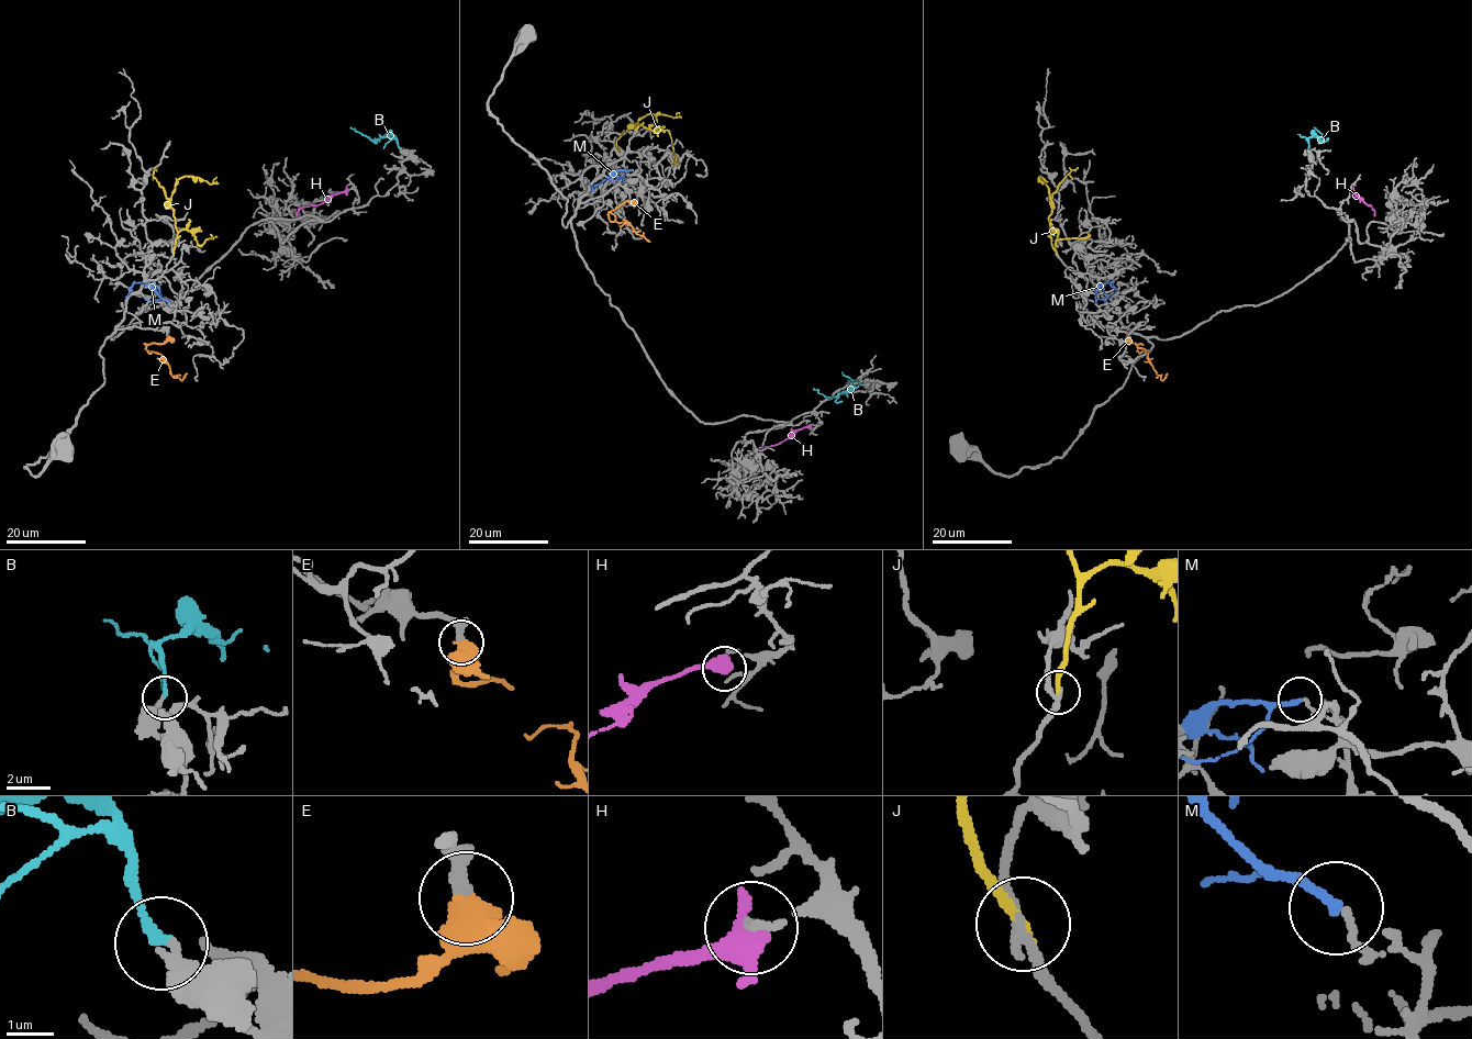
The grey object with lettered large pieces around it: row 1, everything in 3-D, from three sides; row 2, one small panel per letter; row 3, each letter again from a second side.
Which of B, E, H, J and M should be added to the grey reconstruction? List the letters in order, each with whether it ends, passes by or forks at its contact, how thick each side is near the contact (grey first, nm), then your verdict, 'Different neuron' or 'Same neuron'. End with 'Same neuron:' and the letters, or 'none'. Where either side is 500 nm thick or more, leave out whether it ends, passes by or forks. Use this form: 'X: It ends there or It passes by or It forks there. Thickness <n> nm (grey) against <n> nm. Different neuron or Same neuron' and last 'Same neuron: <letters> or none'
B: It ends there. Thickness 320 nm (grey) against 200 nm. Same neuron
E: Thickness 320 nm (grey) against 700 nm. Same neuron
H: It passes by. Thickness 180 nm (grey) against 440 nm. Different neuron
J: It ends there. Thickness 240 nm (grey) against 200 nm. Same neuron
M: It ends there. Thickness 130 nm (grey) against 200 nm. Different neuron
Same neuron: B, E, J

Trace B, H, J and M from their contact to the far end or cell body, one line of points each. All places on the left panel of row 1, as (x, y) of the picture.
B: (399, 148), (393, 135), (369, 140), (350, 127)
H: (346, 190), (320, 204), (302, 207), (296, 215)
J: (174, 253), (177, 236), (169, 199), (176, 182), (184, 176), (193, 176), (211, 183), (216, 177)
M: (168, 302), (138, 282), (130, 287), (126, 297)

